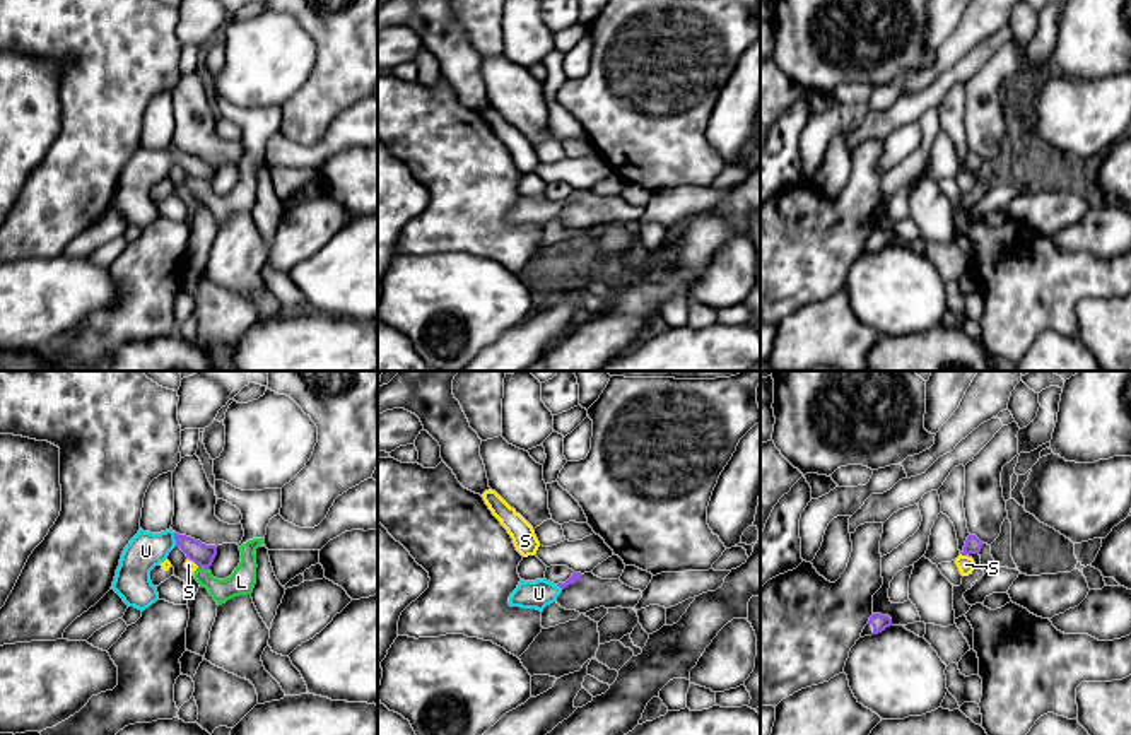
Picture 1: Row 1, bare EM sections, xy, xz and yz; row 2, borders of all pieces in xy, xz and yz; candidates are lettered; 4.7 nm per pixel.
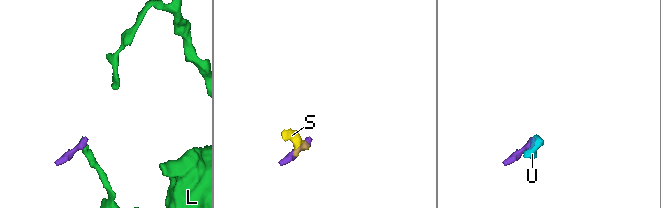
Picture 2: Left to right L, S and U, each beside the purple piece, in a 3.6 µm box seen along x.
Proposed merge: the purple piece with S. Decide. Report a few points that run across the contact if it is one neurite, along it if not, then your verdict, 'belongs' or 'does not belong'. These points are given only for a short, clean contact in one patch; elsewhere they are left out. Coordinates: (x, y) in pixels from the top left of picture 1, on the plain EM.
yz (961, 170), (966, 173) | does not belong

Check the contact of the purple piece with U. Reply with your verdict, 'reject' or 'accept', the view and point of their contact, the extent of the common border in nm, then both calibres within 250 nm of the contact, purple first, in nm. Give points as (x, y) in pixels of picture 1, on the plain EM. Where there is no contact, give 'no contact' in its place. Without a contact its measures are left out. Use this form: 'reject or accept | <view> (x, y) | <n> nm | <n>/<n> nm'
accept | xy (175, 154) | 70 nm | 100/170 nm

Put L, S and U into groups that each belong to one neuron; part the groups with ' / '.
L S / U

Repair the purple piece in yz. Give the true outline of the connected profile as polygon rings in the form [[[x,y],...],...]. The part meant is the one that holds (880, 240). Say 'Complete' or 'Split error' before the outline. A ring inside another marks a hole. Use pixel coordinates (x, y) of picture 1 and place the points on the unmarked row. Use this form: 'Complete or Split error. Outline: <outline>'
Split error. Outline: [[[873,231],[870,234],[868,241],[864,243],[864,246],[861,250],[861,255],[878,251],[878,250],[885,248],[890,243],[892,243],[892,236],[888,232]]]

